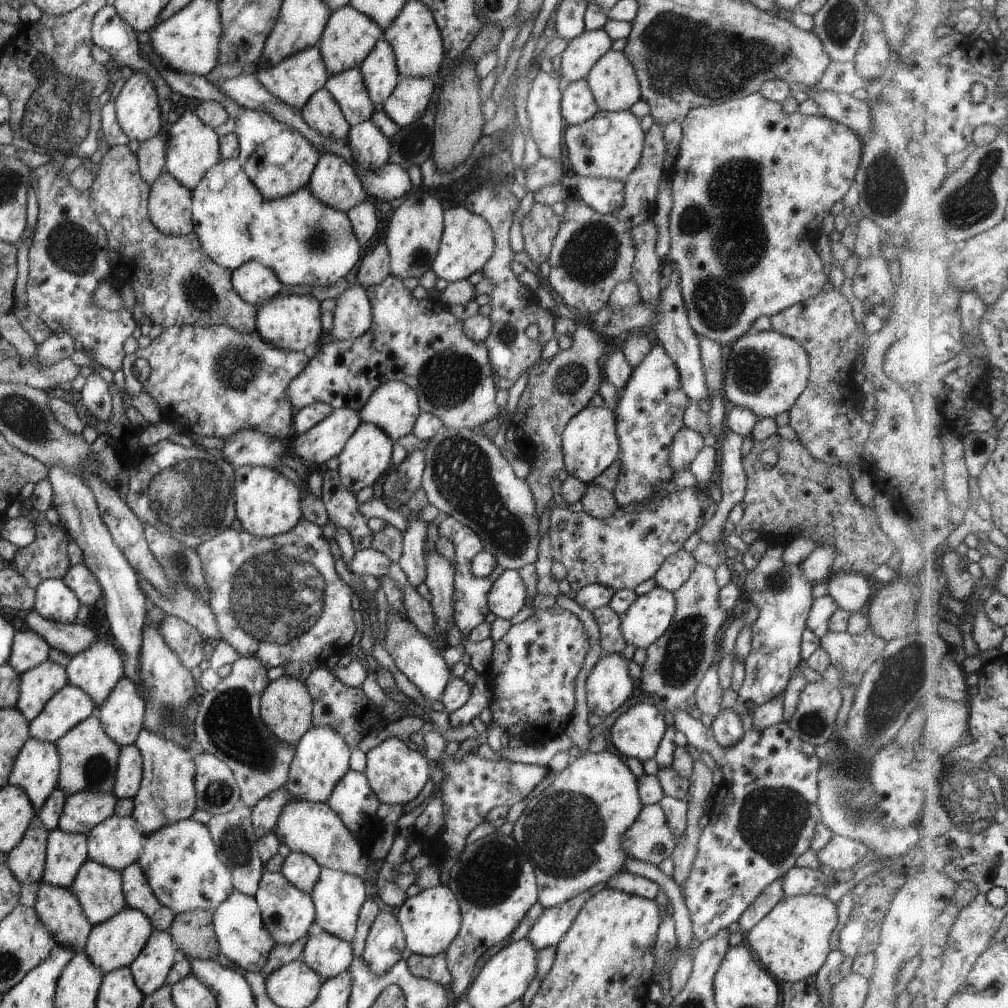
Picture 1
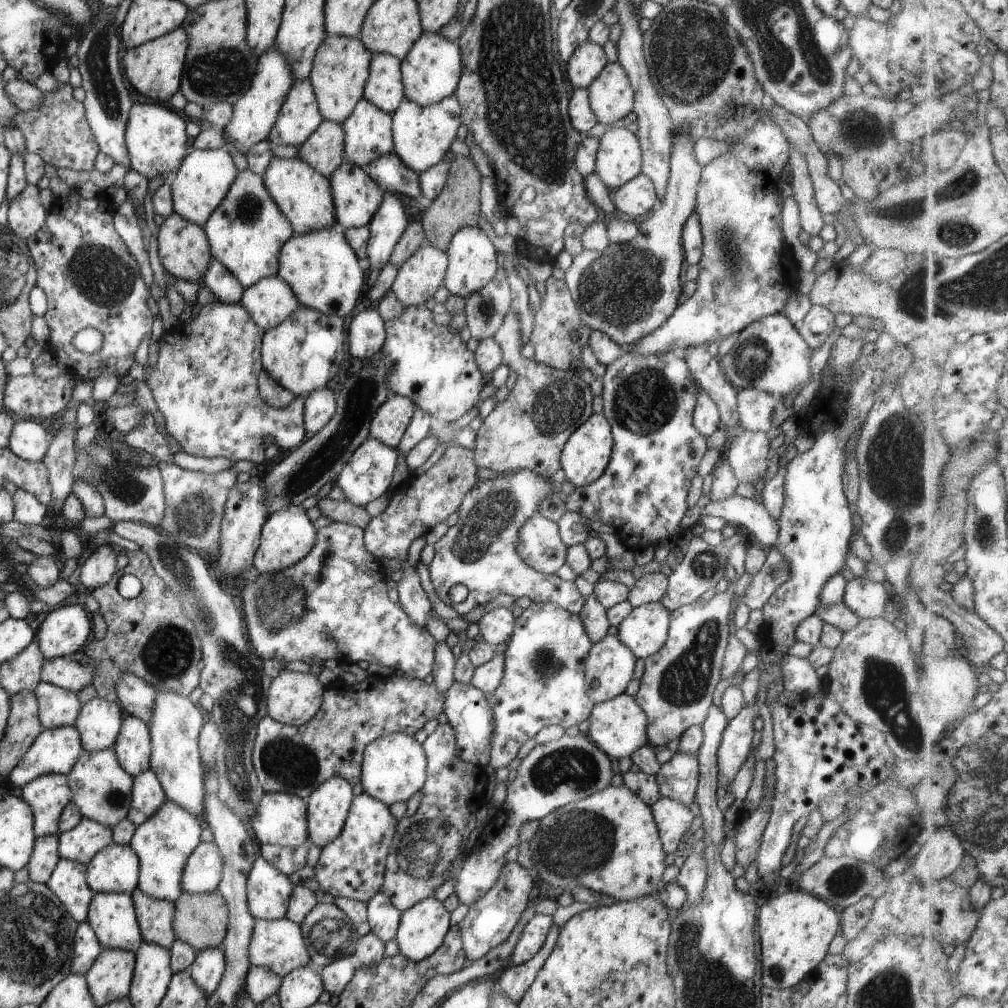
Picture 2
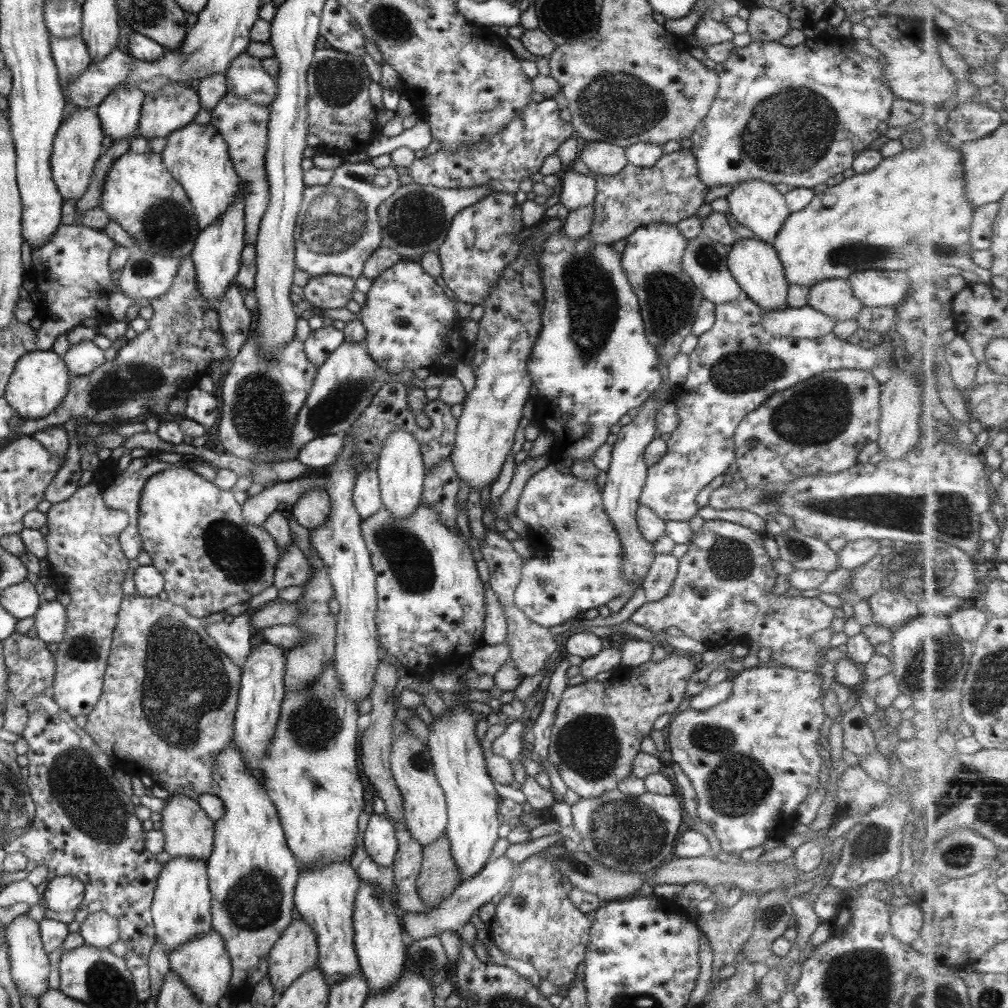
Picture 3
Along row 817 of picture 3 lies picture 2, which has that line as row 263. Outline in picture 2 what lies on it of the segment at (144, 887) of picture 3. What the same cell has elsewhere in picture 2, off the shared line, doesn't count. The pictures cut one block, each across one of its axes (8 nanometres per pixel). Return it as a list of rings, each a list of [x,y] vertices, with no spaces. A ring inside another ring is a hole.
[[[69,186],[65,198],[55,200],[46,212],[43,225],[26,239],[27,249],[35,264],[35,285],[39,287],[47,300],[47,311],[43,316],[48,327],[49,350],[64,360],[66,372],[70,377],[94,381],[101,374],[111,374],[117,378],[132,372],[134,352],[139,342],[149,336],[152,314],[147,307],[148,291],[140,278],[140,270],[121,238],[113,228],[114,208],[105,210],[94,199],[85,200],[78,192],[78,186]],[[82,329],[96,329],[102,337],[101,347],[86,354],[71,345],[73,336]]]

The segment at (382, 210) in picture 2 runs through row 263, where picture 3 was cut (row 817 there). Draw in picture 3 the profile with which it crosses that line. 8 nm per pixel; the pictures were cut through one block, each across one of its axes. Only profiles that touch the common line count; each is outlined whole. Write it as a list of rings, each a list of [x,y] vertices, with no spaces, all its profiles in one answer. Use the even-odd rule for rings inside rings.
[[[372,813],[362,837],[366,854],[373,863],[383,868],[390,868],[397,852],[397,840],[393,828],[388,818]]]

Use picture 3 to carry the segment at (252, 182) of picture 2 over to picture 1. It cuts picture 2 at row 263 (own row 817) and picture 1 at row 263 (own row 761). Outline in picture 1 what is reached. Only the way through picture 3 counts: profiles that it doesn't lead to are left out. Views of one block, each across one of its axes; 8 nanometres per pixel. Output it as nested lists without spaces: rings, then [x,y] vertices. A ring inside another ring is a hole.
[[[221,157],[203,173],[203,178],[191,191],[190,219],[198,244],[215,264],[232,270],[251,260],[247,250],[249,242],[247,226],[253,211],[257,212],[262,202],[262,196],[243,172],[237,158]]]

